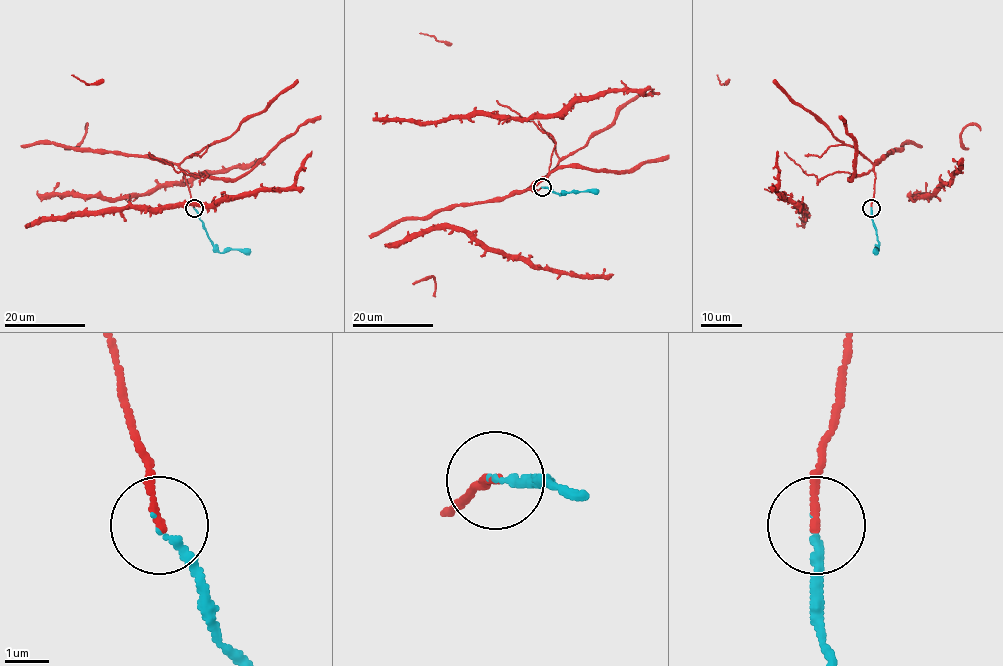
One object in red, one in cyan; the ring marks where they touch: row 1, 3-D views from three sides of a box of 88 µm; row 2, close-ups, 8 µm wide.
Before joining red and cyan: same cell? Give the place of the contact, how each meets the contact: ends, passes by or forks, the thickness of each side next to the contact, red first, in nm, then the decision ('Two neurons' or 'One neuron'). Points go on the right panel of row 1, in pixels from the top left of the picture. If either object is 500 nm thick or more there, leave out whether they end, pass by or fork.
Place: (871, 208). At the ring red ends. At the ring cyan ends. Thickness 180 nm (red) against 160 nm. One neuron

